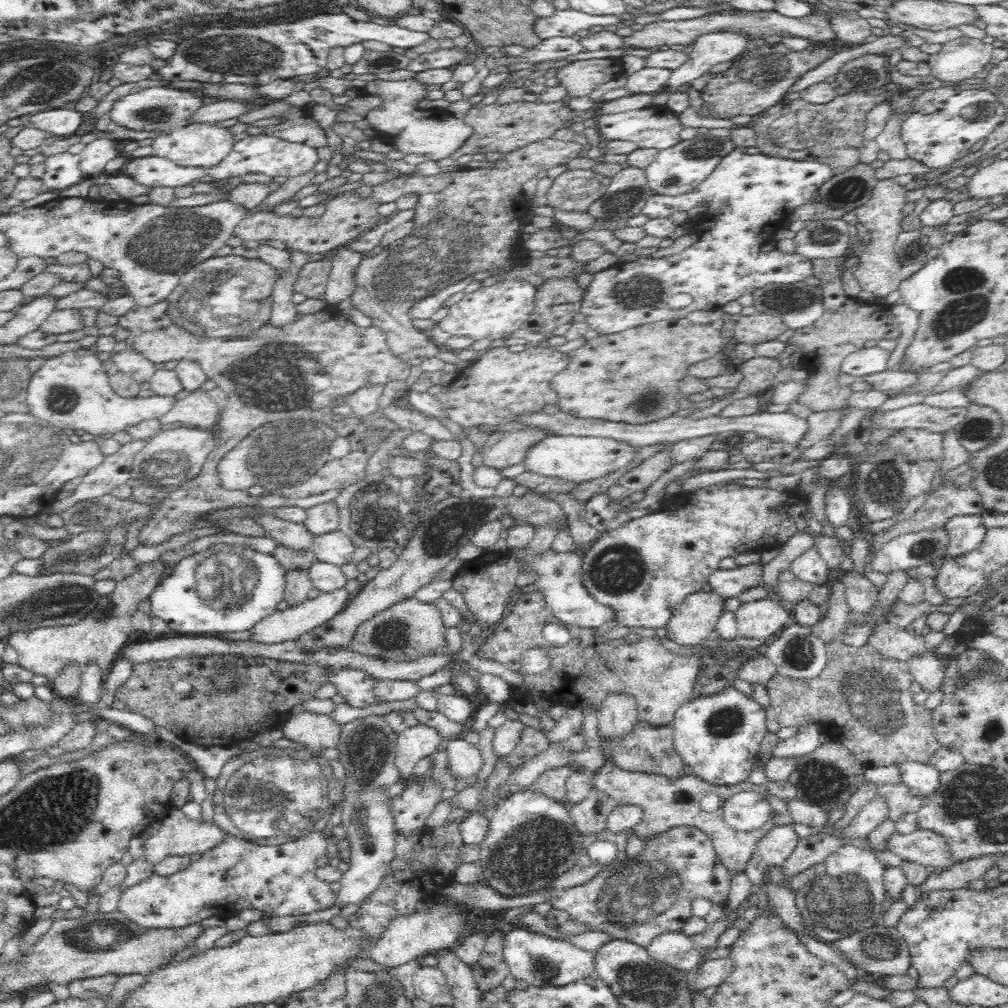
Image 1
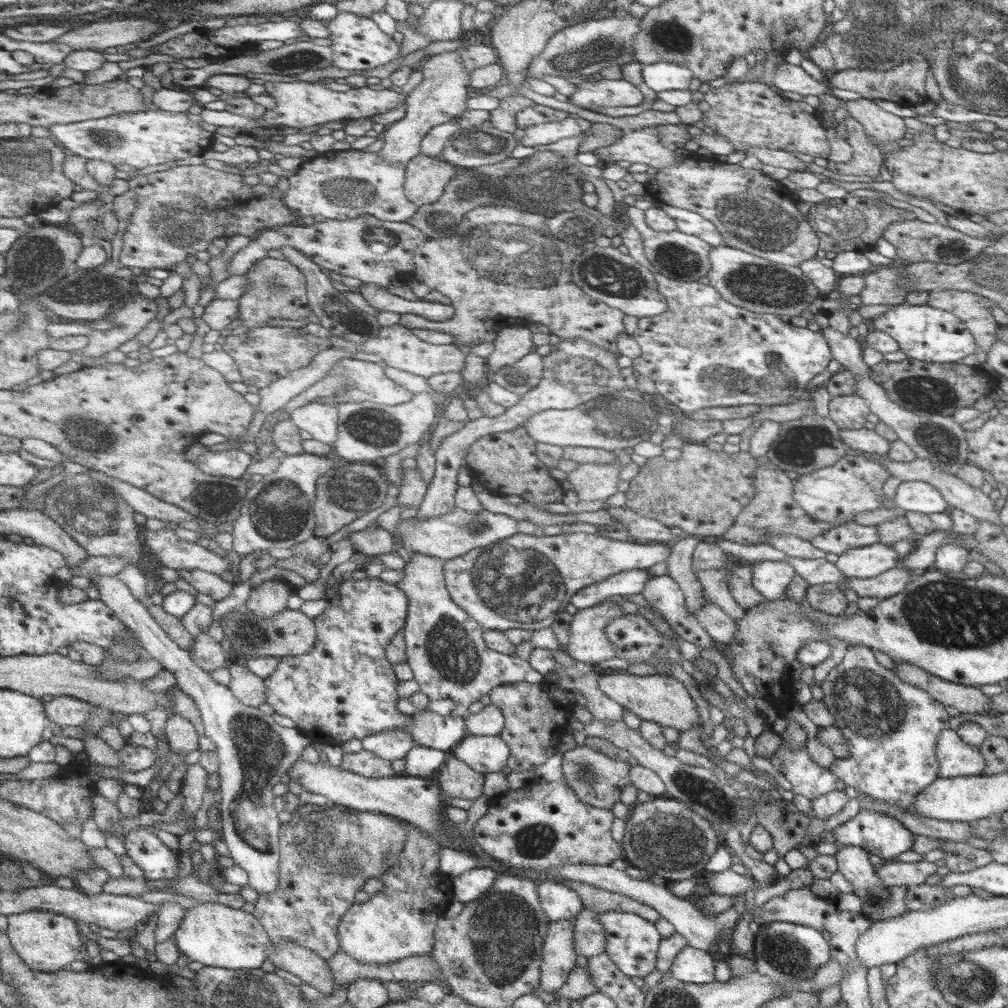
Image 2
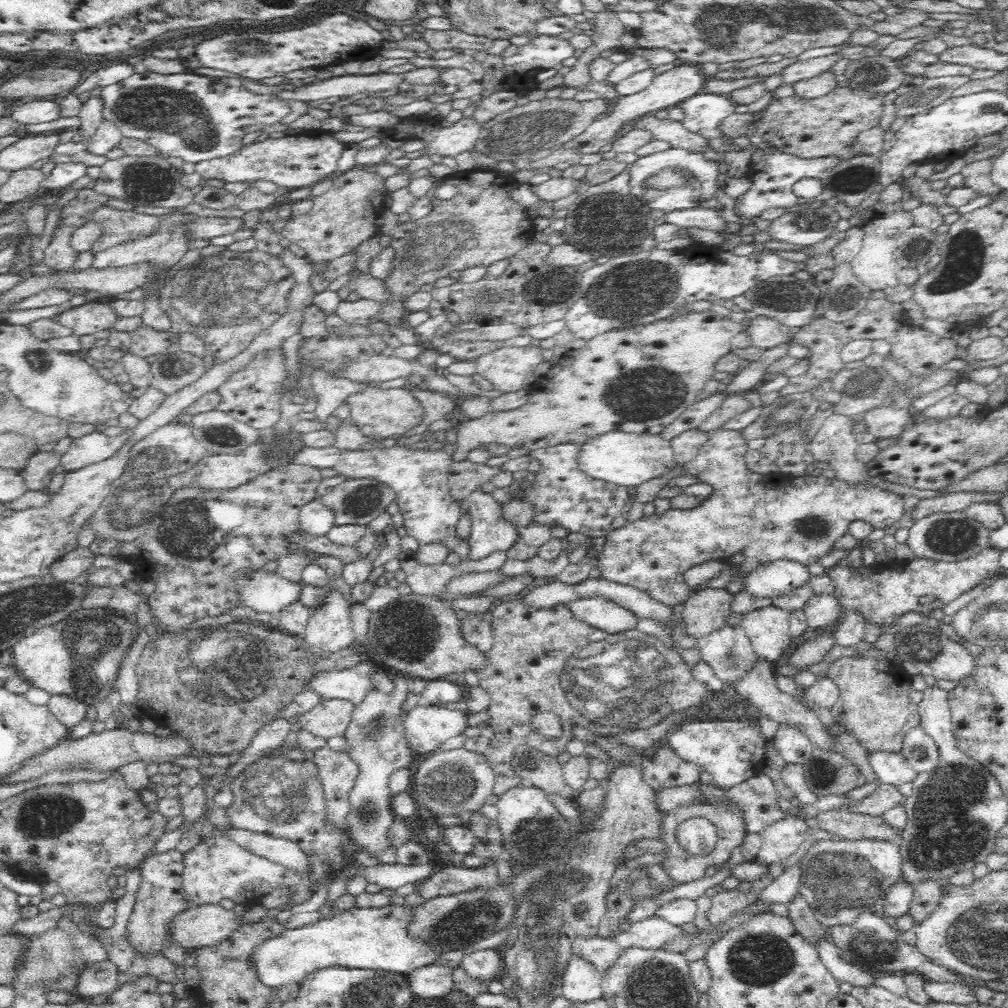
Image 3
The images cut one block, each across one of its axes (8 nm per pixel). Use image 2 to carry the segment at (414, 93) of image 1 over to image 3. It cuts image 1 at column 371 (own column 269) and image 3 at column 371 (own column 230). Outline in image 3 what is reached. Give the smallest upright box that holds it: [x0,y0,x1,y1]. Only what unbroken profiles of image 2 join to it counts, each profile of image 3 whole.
[348,110,482,156]

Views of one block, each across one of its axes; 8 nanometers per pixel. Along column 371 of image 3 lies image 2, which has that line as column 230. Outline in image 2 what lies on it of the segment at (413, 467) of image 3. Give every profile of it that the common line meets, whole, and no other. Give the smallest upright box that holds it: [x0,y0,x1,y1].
[194,448,253,480]

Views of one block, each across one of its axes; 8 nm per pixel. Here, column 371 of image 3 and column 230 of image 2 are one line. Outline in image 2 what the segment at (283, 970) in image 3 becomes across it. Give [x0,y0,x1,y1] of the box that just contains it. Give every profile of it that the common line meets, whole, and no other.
[172,902,274,970]

